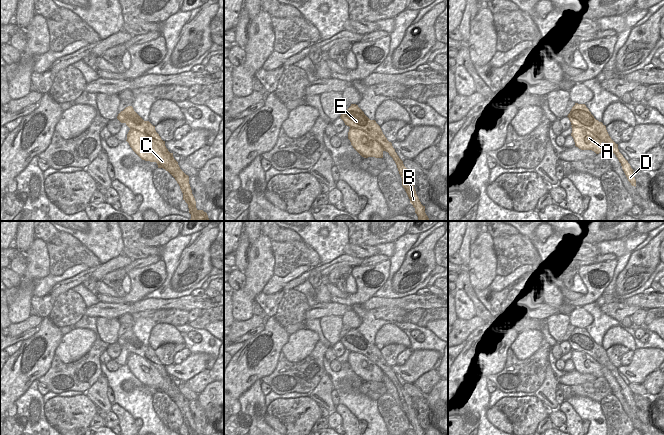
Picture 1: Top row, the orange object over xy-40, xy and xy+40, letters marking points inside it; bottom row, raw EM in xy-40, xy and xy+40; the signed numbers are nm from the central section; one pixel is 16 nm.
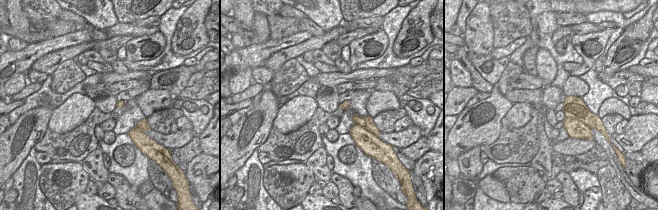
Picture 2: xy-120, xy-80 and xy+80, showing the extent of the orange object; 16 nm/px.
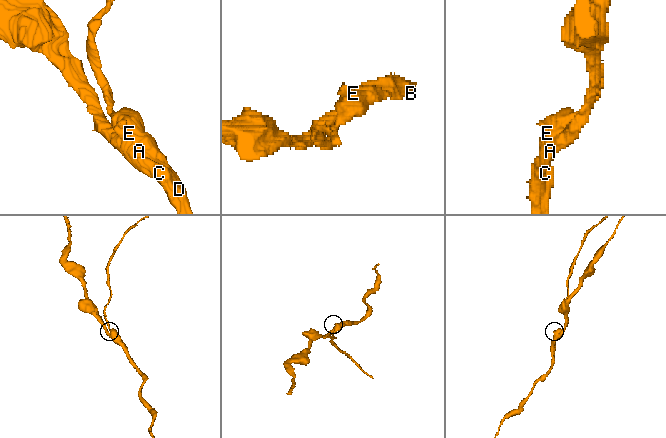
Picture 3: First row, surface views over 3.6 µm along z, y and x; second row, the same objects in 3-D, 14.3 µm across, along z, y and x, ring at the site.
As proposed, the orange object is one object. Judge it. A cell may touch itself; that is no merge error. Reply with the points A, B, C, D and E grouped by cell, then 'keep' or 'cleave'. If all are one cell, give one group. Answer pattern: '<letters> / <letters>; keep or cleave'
A B C D / E; cleave

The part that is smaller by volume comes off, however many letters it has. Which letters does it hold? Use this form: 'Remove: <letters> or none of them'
Remove: E

